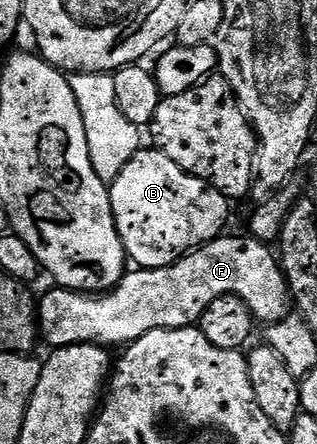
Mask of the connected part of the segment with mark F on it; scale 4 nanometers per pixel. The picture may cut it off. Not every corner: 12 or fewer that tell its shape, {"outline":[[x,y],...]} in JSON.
{"outline":[[269,243],[203,244],[127,271],[101,294],[51,287],[36,304],[51,349],[129,346],[189,328],[221,296],[255,321],[291,315]]}

